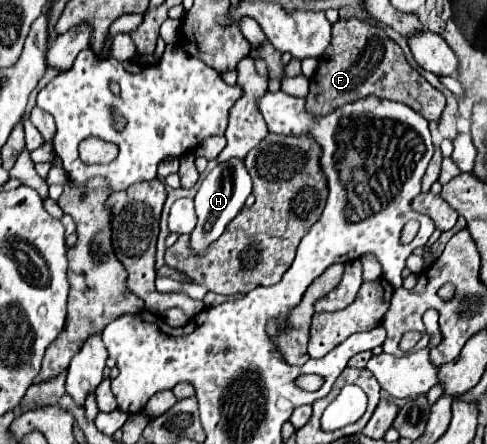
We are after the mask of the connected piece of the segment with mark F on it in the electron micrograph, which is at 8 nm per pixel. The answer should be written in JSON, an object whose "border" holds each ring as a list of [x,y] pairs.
{"border":[[[356,17],[338,19],[332,25],[332,41],[320,57],[316,73],[310,78],[305,107],[312,115],[328,115],[336,107],[354,103],[368,95],[404,103],[414,111],[420,111],[428,121],[438,121],[446,105],[444,95],[408,65],[402,49],[384,33],[382,27]]]}

